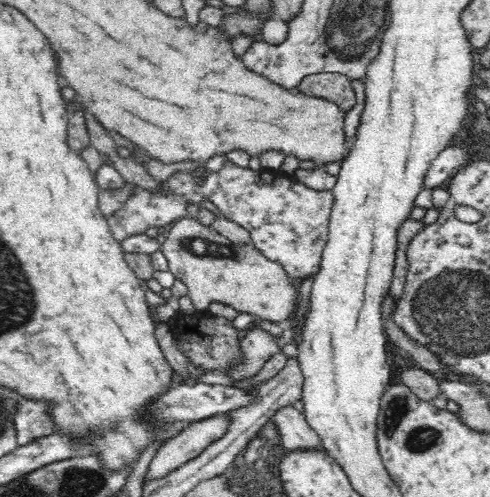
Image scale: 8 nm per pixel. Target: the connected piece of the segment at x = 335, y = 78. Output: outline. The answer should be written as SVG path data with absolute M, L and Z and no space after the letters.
M340 73L305 76L296 92L328 100L336 104L345 114L357 106L357 97L352 88L352 78Z

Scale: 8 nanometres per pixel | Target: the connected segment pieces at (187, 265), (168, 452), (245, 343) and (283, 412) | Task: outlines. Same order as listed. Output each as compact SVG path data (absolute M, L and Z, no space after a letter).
M184 218L171 225L161 251L168 260L169 271L188 287L187 294L192 299L195 310L200 313L207 312L210 302L222 302L235 308L238 313L248 312L261 320L286 325L300 301L298 282L288 277L280 263L268 260L252 242L248 245L235 245L216 229L202 226L195 218Z
M222 413L188 423L182 431L168 439L156 451L146 479L162 478L189 460L200 456L207 446L229 429L232 421L228 413Z
M260 326L250 329L241 340L244 363L240 363L229 372L232 380L238 382L238 380L244 380L258 374L264 363L272 358L271 356L284 352L276 339L274 335Z
M294 407L281 408L273 418L288 452L324 451L321 438Z

